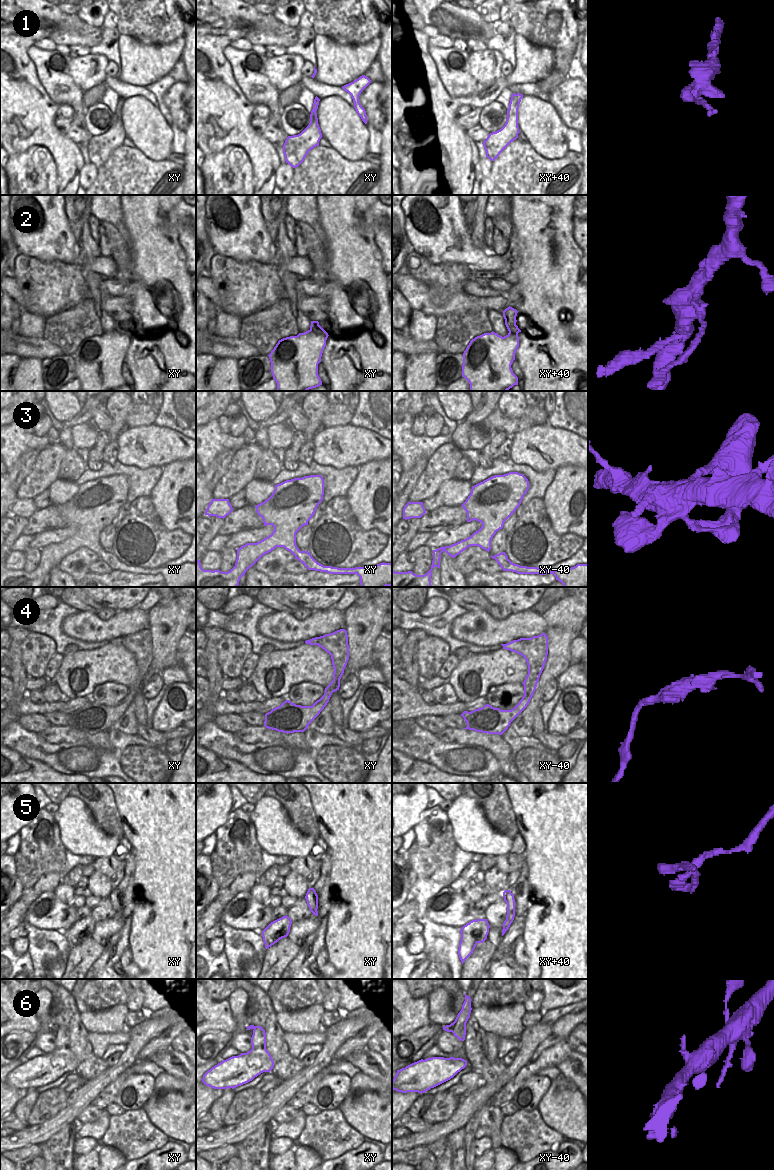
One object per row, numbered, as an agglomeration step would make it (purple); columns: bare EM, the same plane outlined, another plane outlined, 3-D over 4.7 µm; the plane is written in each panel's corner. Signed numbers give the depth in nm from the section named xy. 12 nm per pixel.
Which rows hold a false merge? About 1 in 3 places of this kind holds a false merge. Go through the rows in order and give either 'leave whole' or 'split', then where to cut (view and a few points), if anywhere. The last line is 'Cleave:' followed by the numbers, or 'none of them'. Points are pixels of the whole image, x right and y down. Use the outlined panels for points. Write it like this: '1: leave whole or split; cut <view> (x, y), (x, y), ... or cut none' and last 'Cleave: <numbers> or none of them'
1: split; cut xy (315, 111), (310, 116)
2: split; cut xy+40 (515, 323), (510, 323), (507, 328)
3: leave whole; cut none
4: leave whole; cut none
5: split; cut xy+40 (461, 928), (464, 930), (480, 930), (486, 936)
6: leave whole; cut none
Cleave: 1, 2, 5

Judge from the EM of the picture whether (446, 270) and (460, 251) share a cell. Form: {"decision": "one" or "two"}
{"decision": "two"}

